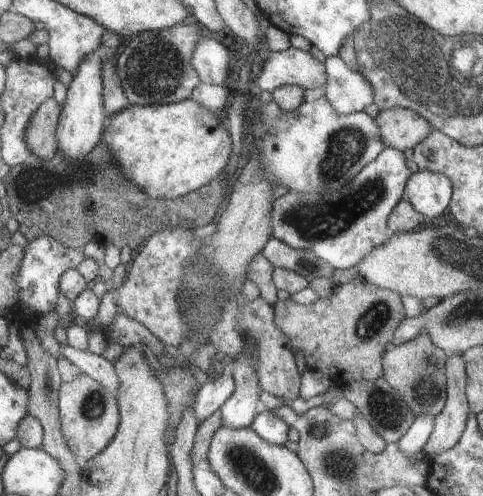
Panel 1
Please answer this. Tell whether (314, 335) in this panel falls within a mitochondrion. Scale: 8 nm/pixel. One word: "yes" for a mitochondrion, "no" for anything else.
no

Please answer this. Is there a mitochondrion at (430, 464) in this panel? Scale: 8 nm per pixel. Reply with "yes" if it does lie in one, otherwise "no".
no

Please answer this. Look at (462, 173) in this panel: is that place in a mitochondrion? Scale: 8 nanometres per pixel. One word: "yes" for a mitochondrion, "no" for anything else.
no

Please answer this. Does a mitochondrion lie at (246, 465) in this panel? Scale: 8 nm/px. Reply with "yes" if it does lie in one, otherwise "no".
yes

